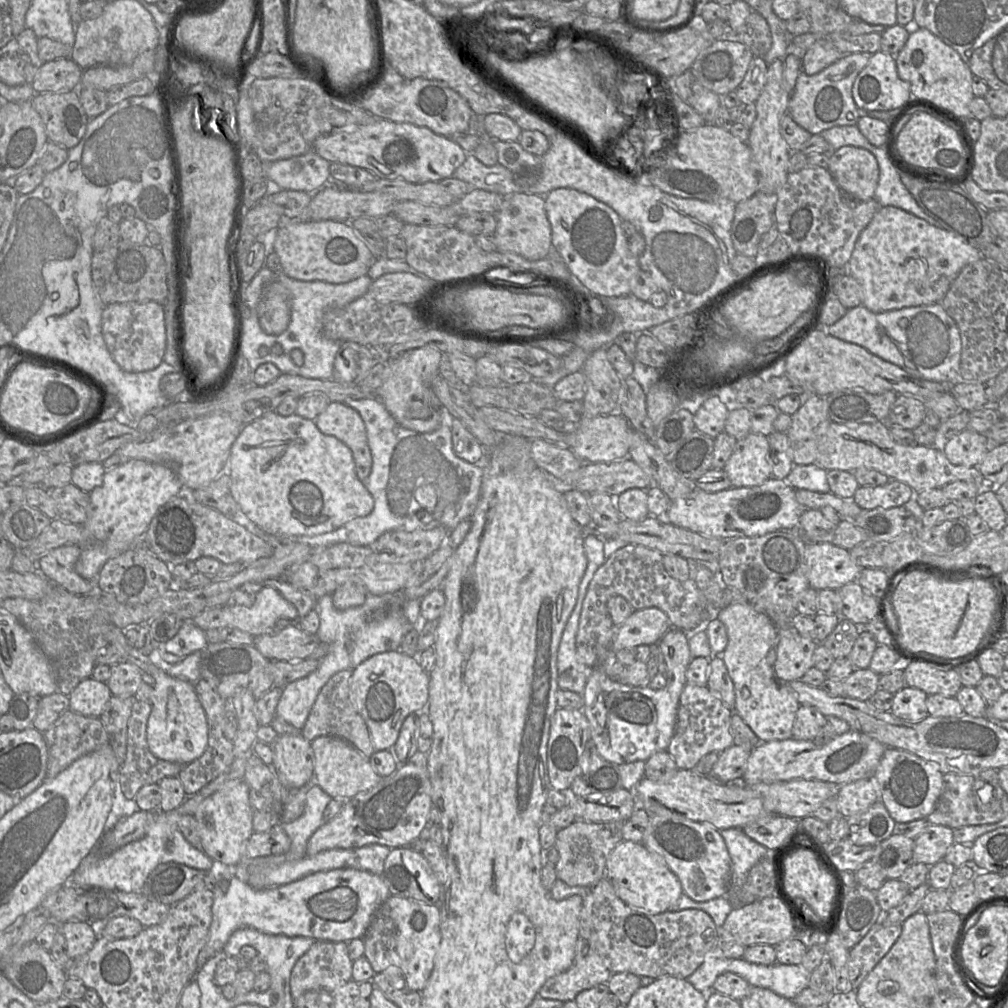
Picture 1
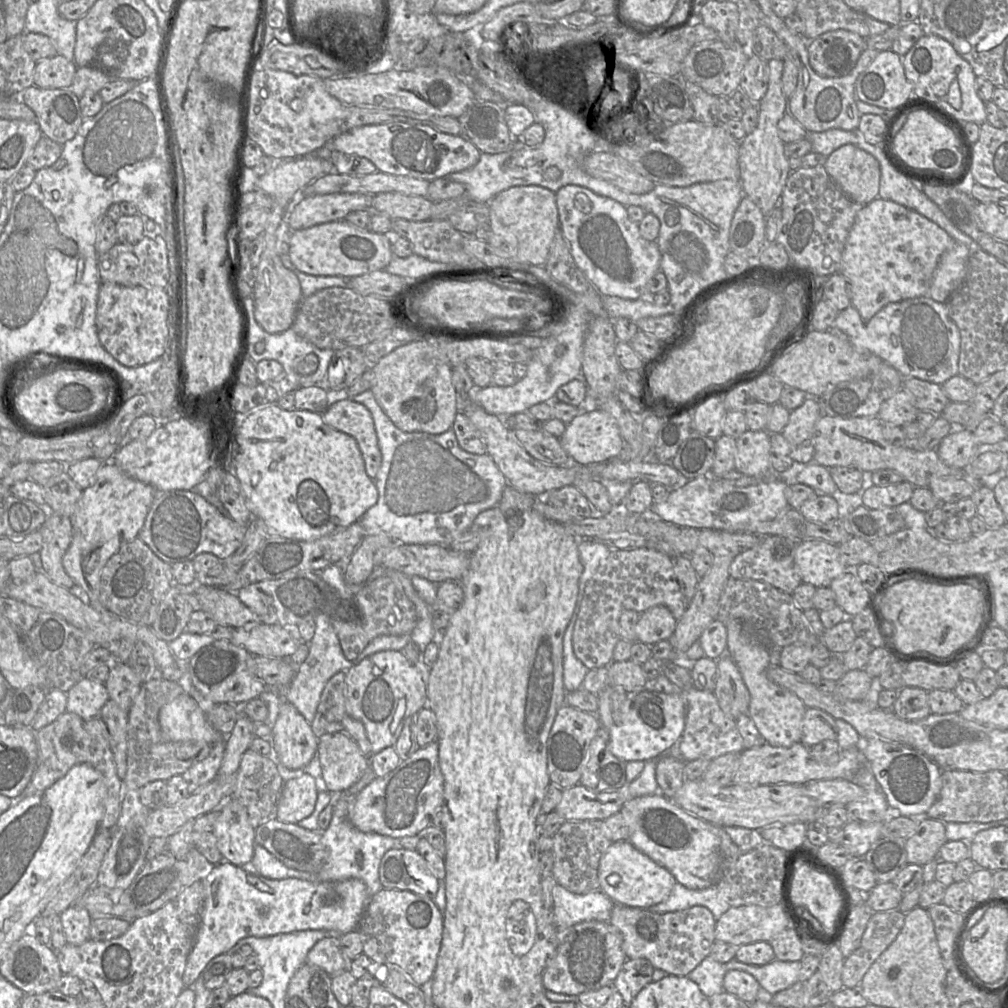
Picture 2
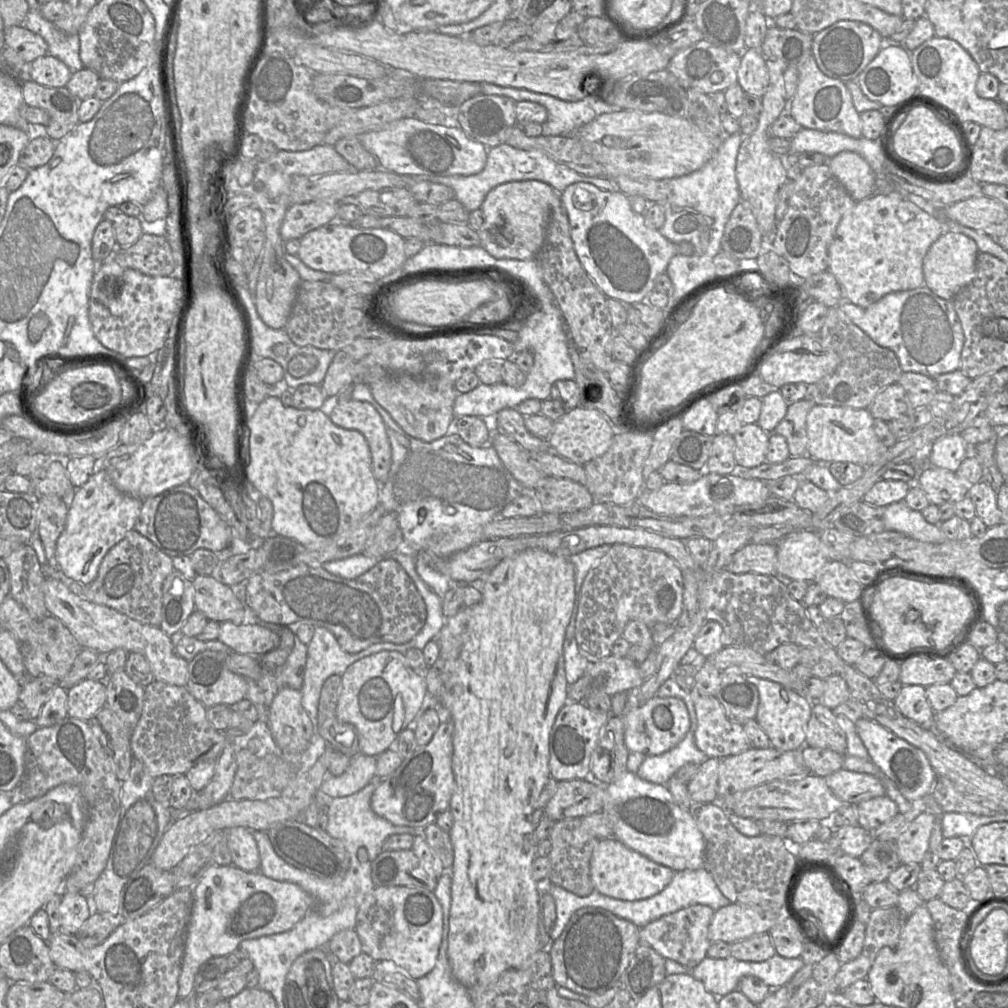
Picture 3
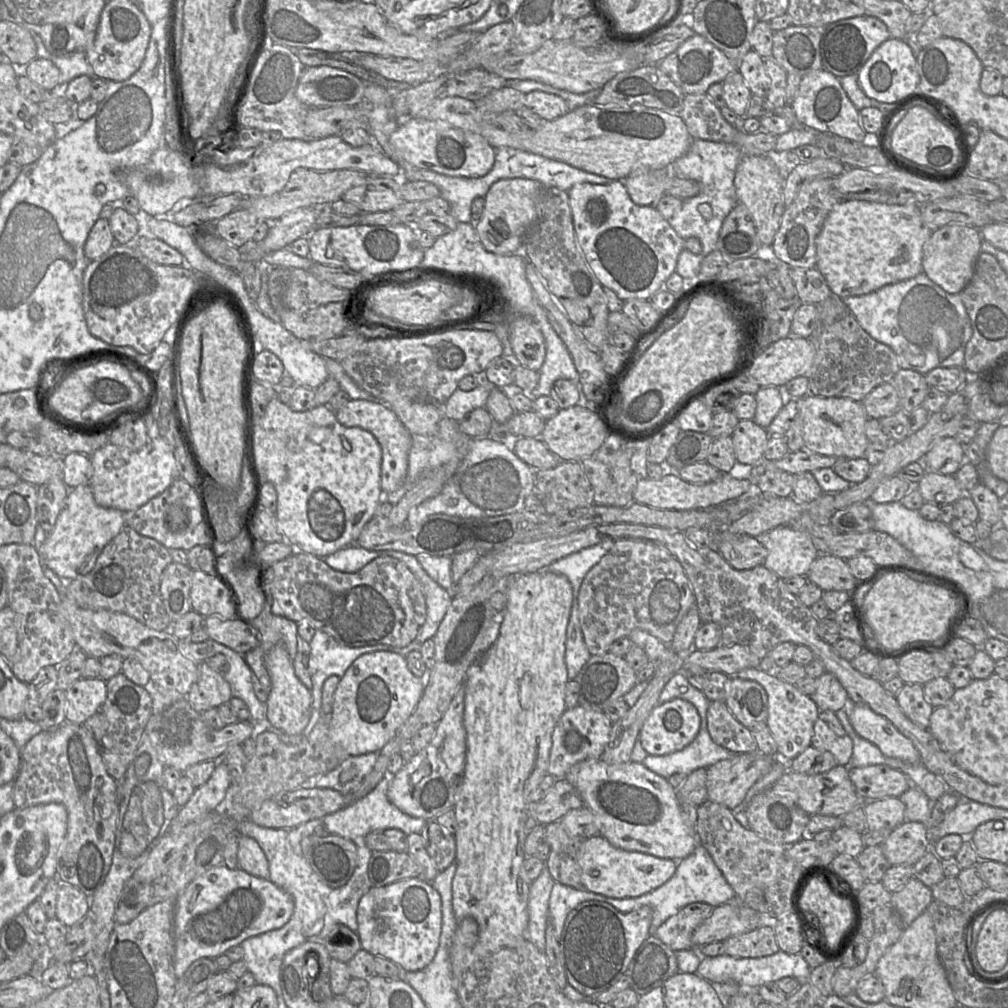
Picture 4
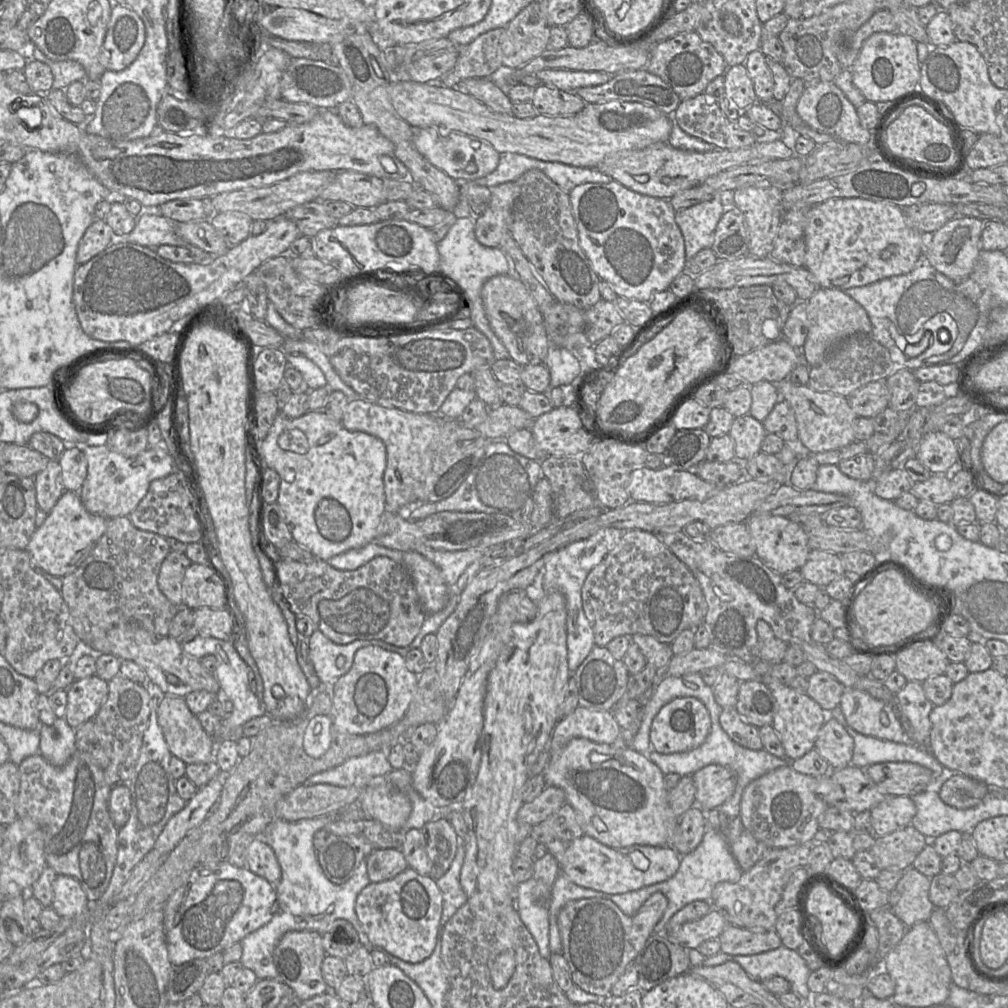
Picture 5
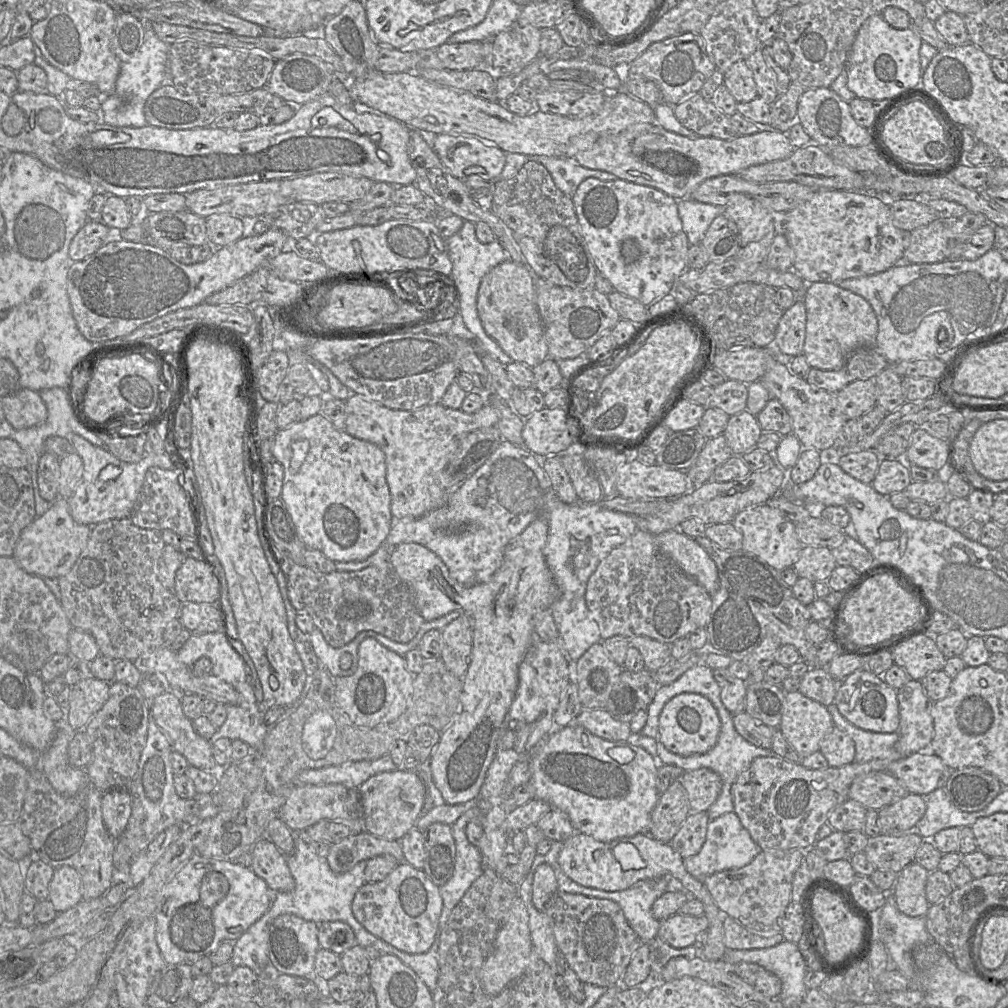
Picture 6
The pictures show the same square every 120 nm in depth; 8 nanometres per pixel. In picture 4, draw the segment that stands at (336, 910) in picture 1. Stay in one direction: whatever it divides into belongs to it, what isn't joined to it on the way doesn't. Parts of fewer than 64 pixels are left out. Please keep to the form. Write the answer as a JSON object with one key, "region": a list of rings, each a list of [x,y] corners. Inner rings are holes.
{"region":[[[225,865],[214,867],[191,881],[177,896],[174,912],[174,972],[181,978],[188,967],[200,958],[216,958],[226,951],[253,936],[279,929],[291,918],[294,912],[294,900],[290,894],[271,882],[238,869],[229,869]]]}

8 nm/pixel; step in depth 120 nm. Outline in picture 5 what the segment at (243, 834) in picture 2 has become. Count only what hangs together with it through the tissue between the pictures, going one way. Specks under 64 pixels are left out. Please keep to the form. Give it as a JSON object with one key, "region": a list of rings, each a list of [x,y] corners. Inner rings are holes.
{"region":[[[255,838],[248,846],[246,867],[274,886],[282,876],[280,864],[271,846]]]}

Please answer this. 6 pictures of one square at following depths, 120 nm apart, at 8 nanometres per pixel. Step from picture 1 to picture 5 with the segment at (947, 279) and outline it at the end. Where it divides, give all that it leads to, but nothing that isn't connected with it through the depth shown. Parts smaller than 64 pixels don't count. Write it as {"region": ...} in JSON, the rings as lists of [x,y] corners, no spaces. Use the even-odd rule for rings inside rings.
{"region":[[[830,198],[812,206],[808,212],[805,242],[804,267],[813,275],[818,286],[846,290],[911,272],[924,261],[927,237],[908,225],[903,209],[897,205],[864,198]]]}

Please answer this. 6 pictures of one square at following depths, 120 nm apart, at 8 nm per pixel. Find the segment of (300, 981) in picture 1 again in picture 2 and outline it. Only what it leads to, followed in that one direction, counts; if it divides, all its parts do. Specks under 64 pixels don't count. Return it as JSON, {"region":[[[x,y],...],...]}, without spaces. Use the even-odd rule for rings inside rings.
{"region":[[[328,936],[319,940],[308,952],[306,962],[334,976],[348,968],[348,961],[340,951],[340,936]]]}

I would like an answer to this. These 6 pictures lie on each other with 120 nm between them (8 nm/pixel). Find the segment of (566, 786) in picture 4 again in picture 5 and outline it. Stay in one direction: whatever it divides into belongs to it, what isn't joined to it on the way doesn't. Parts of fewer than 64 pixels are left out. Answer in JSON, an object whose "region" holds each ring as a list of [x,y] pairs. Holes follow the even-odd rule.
{"region":[[[547,785],[534,800],[523,803],[517,813],[518,823],[532,826],[538,825],[557,812],[566,803],[566,795],[563,789]]]}

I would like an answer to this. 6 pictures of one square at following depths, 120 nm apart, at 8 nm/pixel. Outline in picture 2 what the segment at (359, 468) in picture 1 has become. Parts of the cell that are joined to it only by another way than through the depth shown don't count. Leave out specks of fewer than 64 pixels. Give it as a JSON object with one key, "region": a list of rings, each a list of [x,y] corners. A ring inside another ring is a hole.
{"region":[[[332,399],[322,417],[325,424],[356,440],[366,473],[375,480],[382,456],[370,411],[352,399]]]}

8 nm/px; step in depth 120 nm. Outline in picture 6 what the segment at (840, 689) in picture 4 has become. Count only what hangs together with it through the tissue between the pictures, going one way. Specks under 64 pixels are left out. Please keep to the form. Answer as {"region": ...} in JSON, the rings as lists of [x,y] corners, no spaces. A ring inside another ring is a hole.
{"region":[[[811,667],[801,678],[799,691],[827,707],[834,703],[839,682],[829,674],[826,667]]]}

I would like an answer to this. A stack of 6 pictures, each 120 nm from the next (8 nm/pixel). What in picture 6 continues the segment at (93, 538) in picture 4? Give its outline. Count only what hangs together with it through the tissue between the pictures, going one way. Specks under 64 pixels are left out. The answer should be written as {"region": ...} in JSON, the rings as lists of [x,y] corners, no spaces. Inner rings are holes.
{"region":[[[57,497],[45,514],[22,530],[12,556],[30,574],[60,578],[70,571],[86,547],[91,527],[76,523],[69,513],[68,499]]]}

